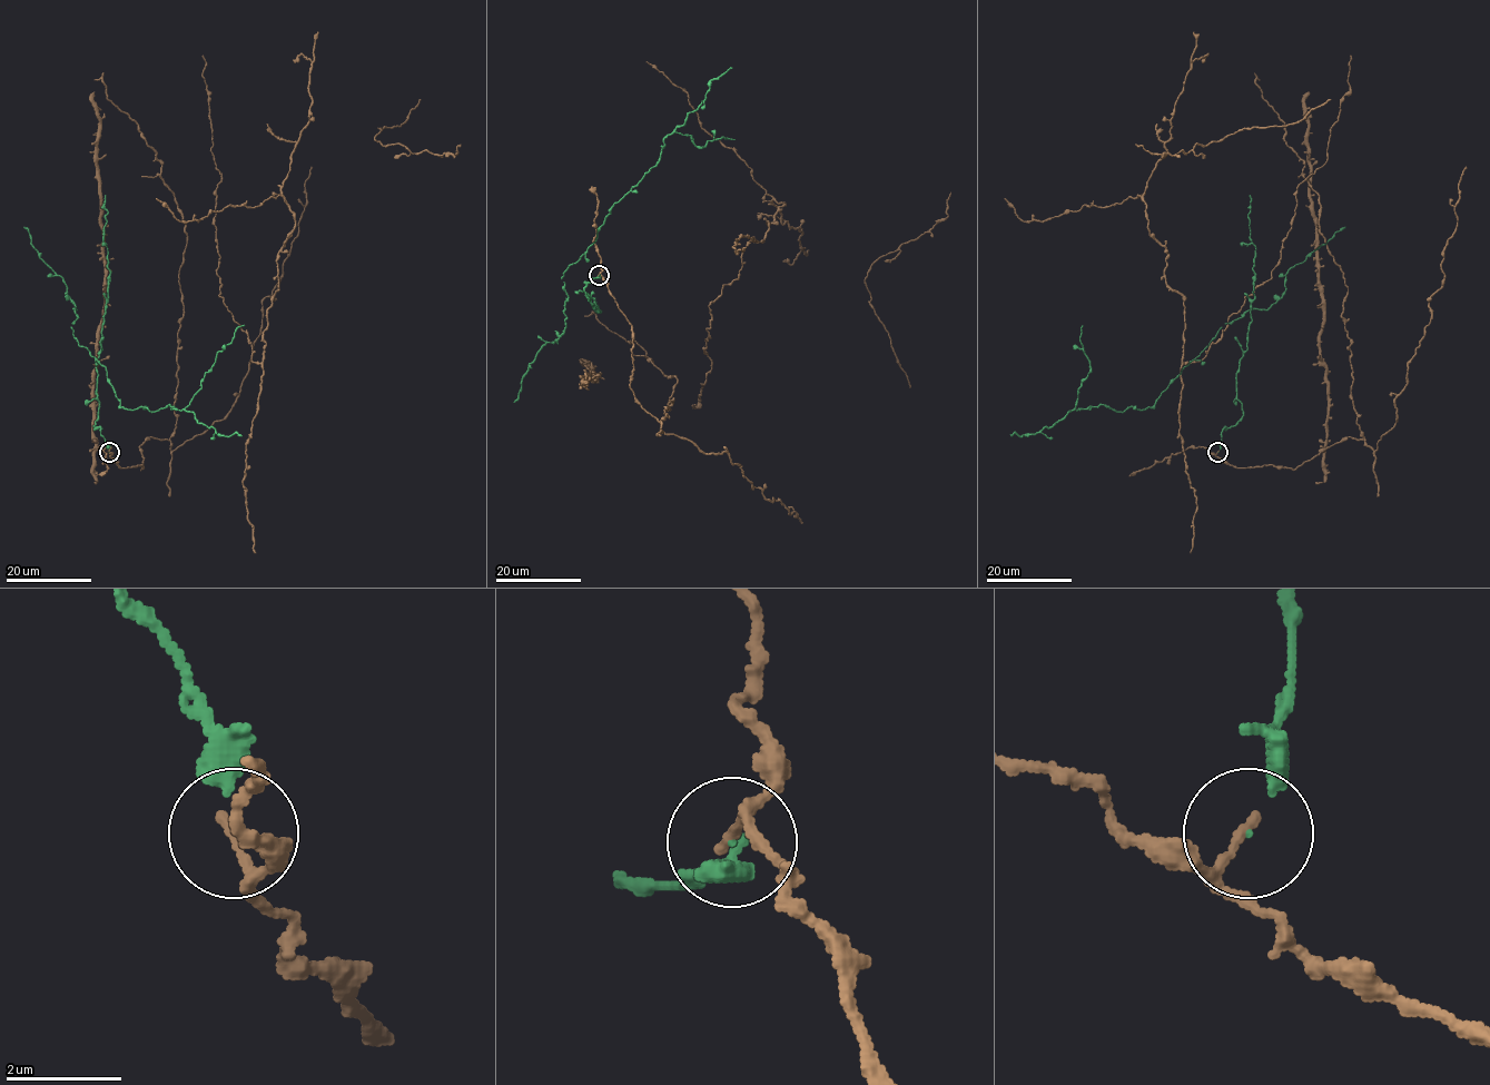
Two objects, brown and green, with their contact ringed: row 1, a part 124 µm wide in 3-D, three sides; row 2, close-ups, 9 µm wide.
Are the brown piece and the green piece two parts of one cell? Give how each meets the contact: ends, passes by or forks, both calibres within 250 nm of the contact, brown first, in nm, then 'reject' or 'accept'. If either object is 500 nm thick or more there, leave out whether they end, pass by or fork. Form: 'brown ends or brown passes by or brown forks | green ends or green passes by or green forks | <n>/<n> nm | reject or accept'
brown passes by | green ends | 120/70 nm | accept

